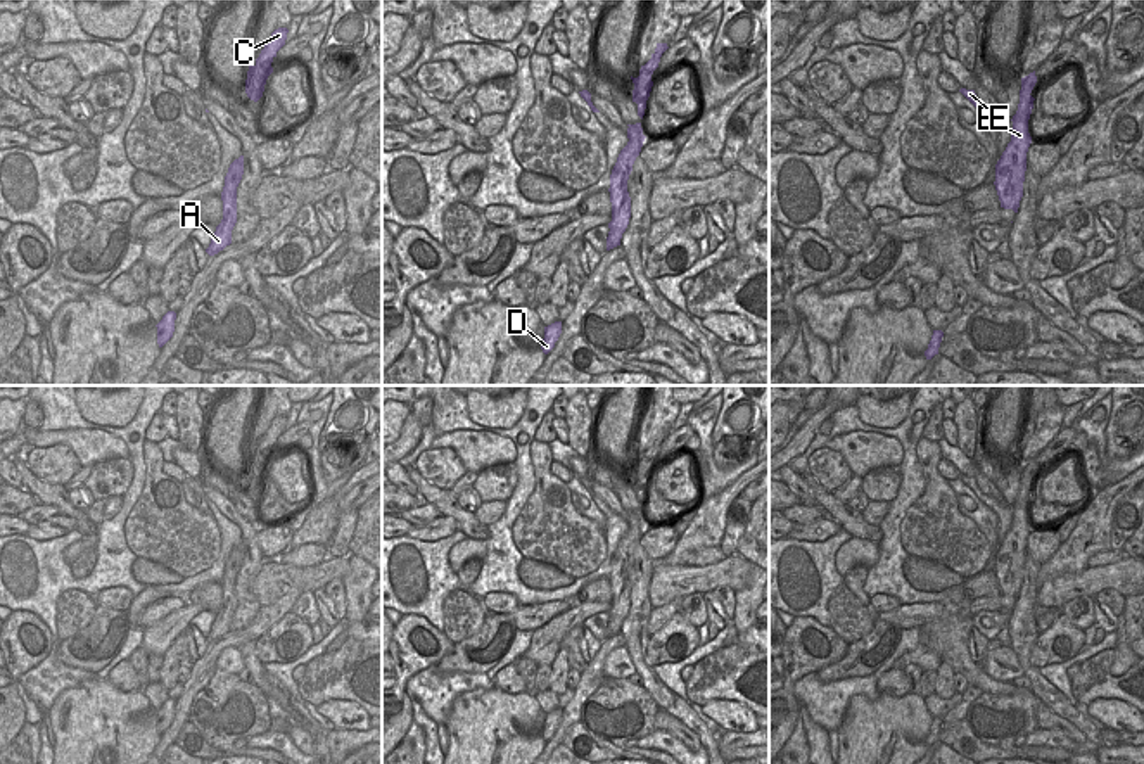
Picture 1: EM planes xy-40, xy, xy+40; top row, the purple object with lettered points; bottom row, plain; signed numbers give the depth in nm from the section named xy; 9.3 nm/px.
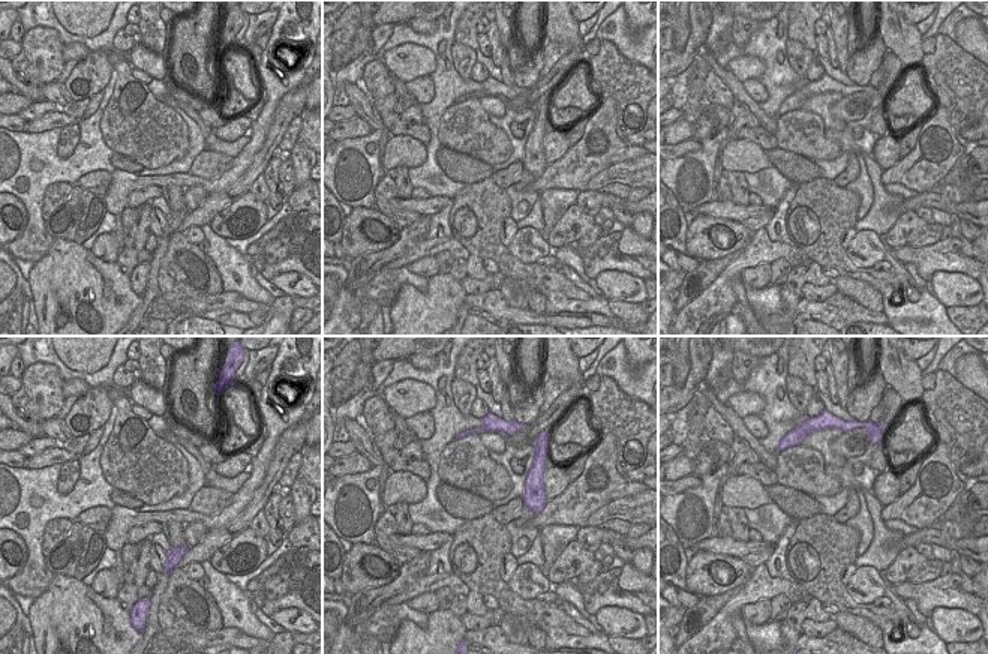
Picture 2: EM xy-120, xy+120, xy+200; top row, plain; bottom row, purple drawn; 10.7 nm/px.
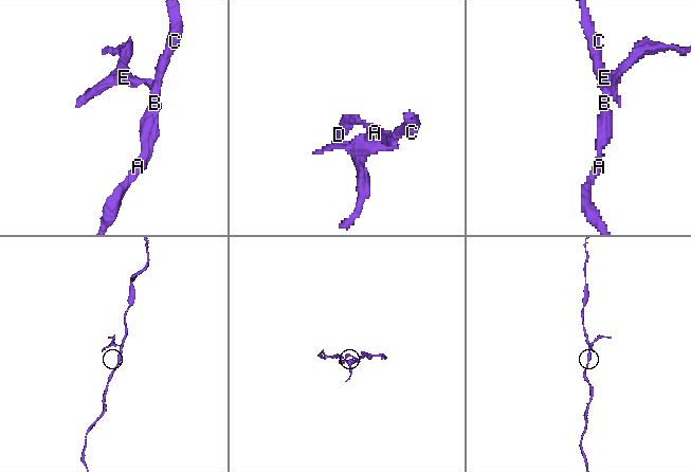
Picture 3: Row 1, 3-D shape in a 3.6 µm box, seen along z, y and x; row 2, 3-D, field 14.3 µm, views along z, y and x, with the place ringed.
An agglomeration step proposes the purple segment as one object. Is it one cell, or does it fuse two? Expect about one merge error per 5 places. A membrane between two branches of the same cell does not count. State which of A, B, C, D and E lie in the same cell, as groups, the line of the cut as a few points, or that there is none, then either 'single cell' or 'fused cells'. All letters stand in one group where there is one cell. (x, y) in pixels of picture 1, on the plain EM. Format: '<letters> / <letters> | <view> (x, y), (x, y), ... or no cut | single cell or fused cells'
A B C D E | no cut | single cell

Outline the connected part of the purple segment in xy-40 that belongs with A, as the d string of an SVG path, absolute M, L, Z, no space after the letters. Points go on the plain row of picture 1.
M240 543L230 551L228 560L225 563L225 574L221 579L223 607L216 614L211 631L206 636L209 643L218 641L226 633L232 631L232 617L237 610L237 574L242 567L242 562L244 562L244 543Z

